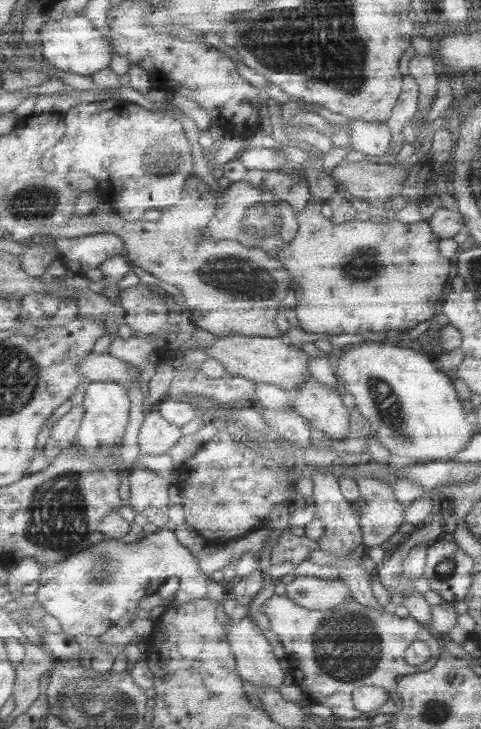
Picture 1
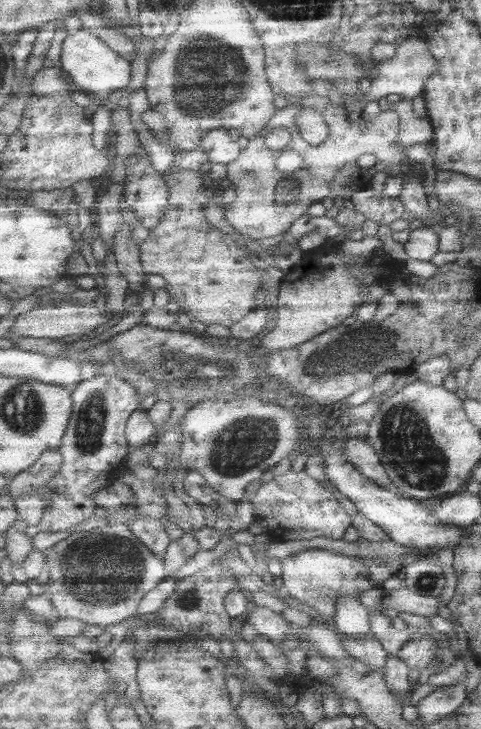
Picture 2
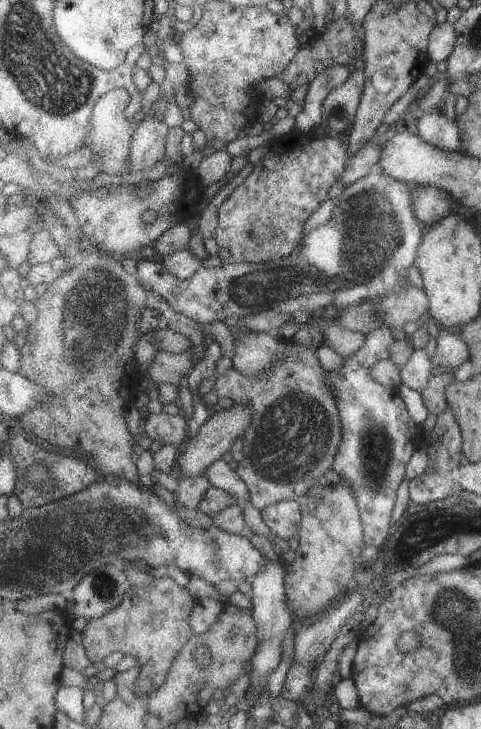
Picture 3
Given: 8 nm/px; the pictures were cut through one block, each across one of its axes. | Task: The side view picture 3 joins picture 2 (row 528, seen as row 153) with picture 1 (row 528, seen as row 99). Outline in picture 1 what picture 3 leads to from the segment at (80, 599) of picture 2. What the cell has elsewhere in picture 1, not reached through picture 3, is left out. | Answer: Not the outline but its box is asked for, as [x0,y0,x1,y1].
[35,512,225,638]

